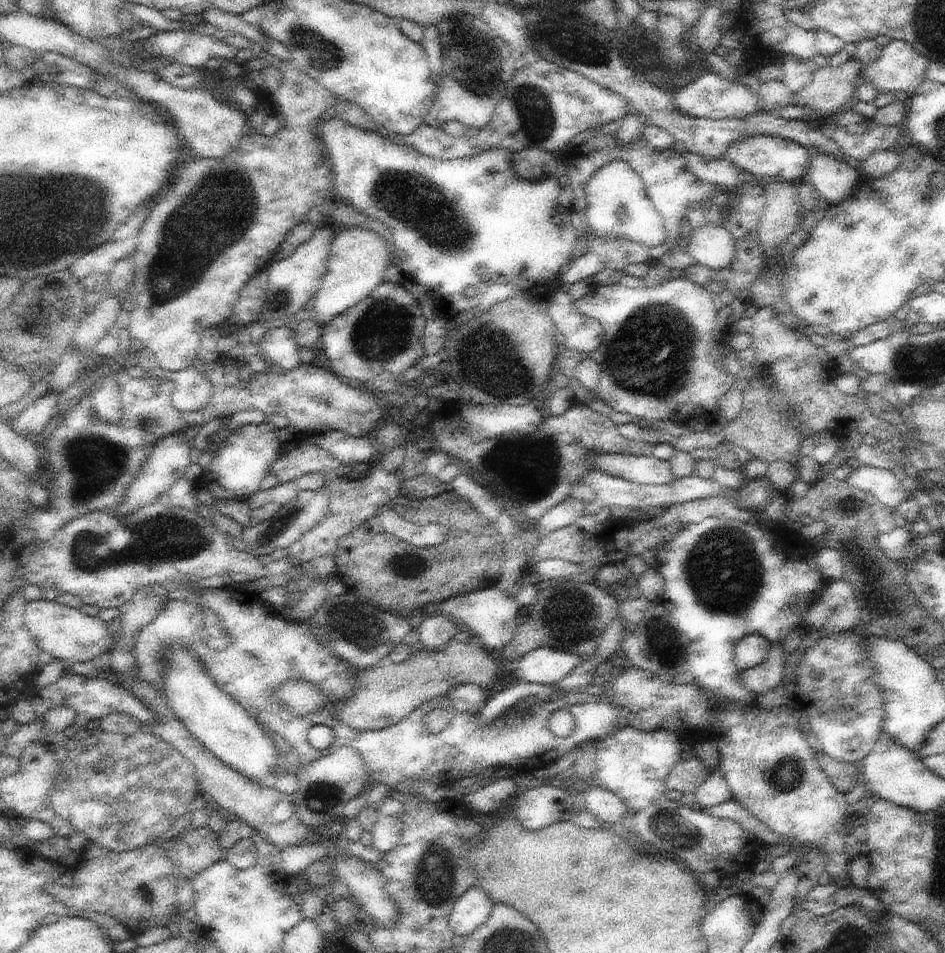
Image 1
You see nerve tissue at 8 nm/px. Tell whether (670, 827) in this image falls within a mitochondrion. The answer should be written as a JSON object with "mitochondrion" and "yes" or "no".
{"mitochondrion":"yes"}

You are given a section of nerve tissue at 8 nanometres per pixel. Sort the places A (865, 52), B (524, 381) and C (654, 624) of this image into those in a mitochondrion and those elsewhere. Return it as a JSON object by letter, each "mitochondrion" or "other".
{"A":"other","B":"other","C":"mitochondrion"}

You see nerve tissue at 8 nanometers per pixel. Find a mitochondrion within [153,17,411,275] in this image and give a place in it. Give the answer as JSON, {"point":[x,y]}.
{"point":[319,53]}

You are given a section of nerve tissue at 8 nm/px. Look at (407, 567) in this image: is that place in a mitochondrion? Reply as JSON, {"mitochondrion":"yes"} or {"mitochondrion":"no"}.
{"mitochondrion":"yes"}

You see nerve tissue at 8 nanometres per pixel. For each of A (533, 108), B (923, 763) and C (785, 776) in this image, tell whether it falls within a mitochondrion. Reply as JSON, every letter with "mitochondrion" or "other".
{"A":"mitochondrion","B":"other","C":"mitochondrion"}

